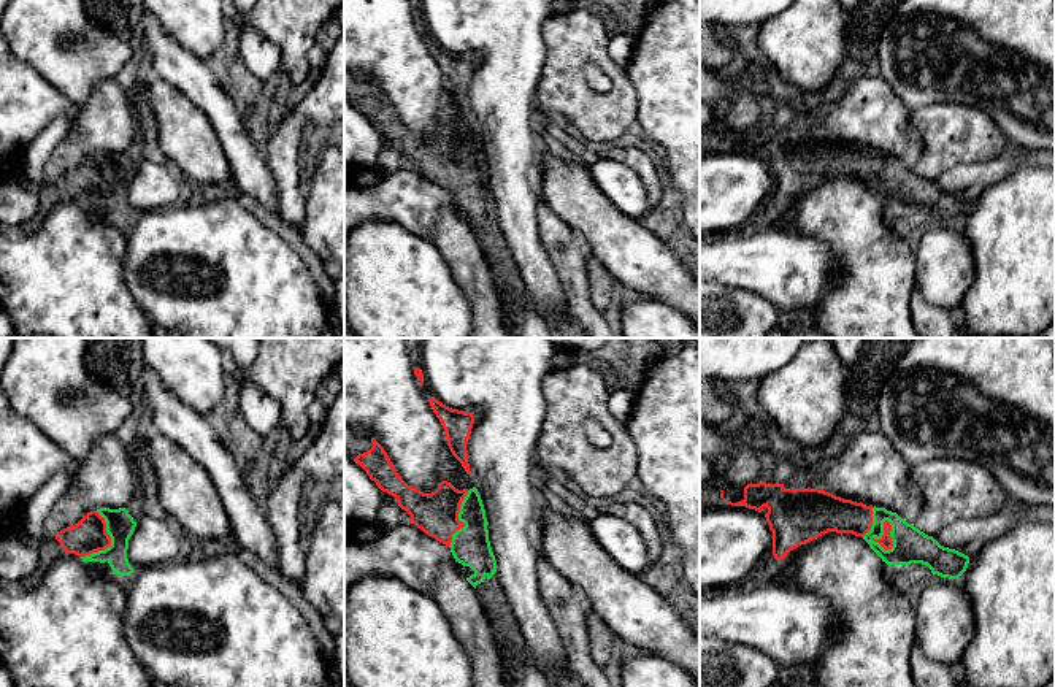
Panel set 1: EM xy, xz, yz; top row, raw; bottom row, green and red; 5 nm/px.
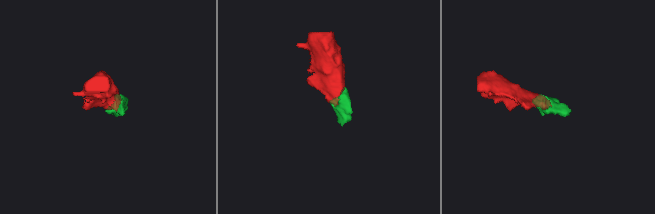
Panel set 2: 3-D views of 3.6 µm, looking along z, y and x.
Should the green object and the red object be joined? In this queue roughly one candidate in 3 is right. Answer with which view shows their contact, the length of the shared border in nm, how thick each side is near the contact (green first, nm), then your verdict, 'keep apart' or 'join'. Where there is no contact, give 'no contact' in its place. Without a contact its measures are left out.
meets green in yz; contact 170 nm long; 180 nm thick on the green side, 70 nm on the other; join

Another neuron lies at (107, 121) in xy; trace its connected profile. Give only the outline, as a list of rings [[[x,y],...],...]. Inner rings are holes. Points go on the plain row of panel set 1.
[[[105,79],[95,84],[89,98],[79,105],[68,135],[51,154],[49,168],[60,176],[78,168],[90,155],[127,152],[135,141],[135,105],[116,79]]]

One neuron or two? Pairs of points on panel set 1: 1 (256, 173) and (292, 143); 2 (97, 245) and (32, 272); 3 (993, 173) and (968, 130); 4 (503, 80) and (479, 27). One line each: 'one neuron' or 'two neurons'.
1: two neurons
2: one neuron
3: two neurons
4: one neuron

